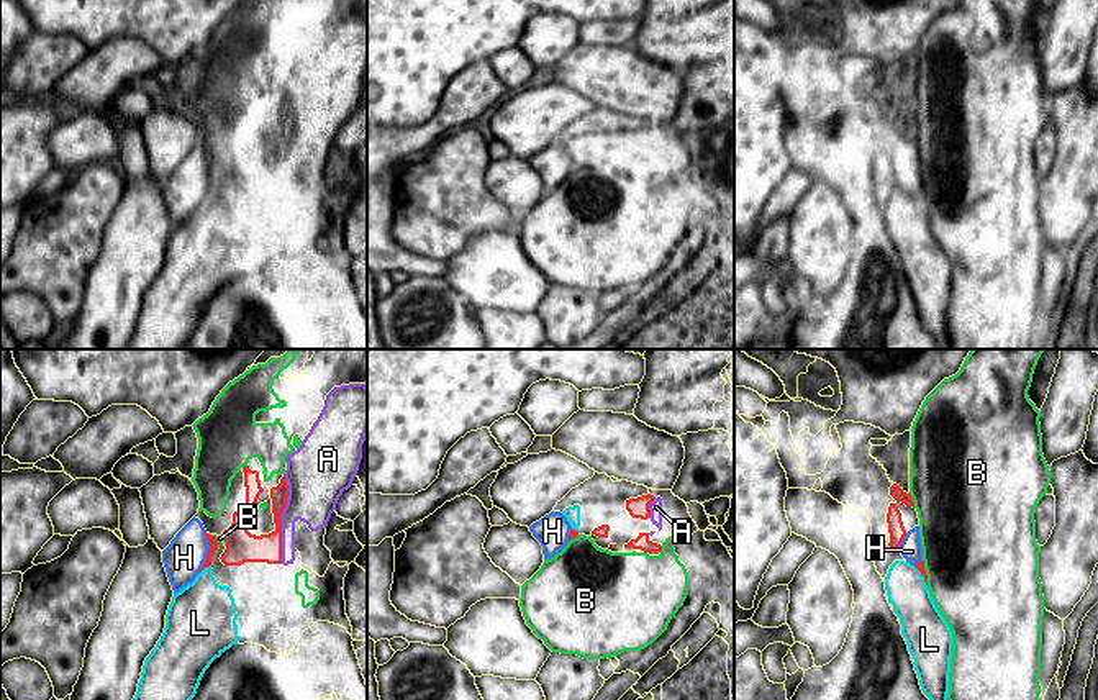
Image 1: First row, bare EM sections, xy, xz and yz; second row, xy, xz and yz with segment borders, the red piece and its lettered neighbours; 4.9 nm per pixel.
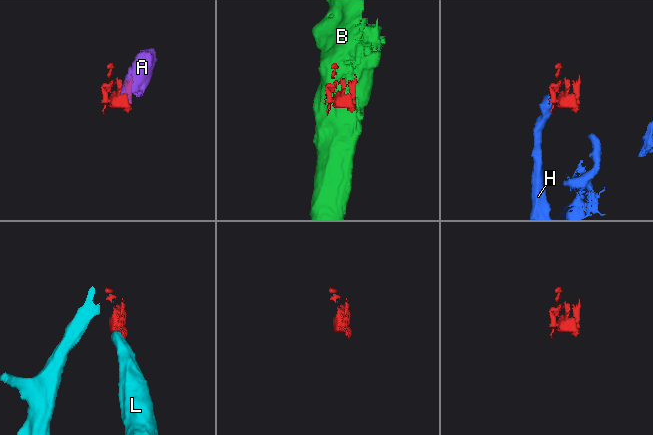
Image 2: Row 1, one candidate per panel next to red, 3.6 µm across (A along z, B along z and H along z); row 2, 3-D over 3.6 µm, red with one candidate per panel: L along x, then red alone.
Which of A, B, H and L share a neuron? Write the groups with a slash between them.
A L / B / H

